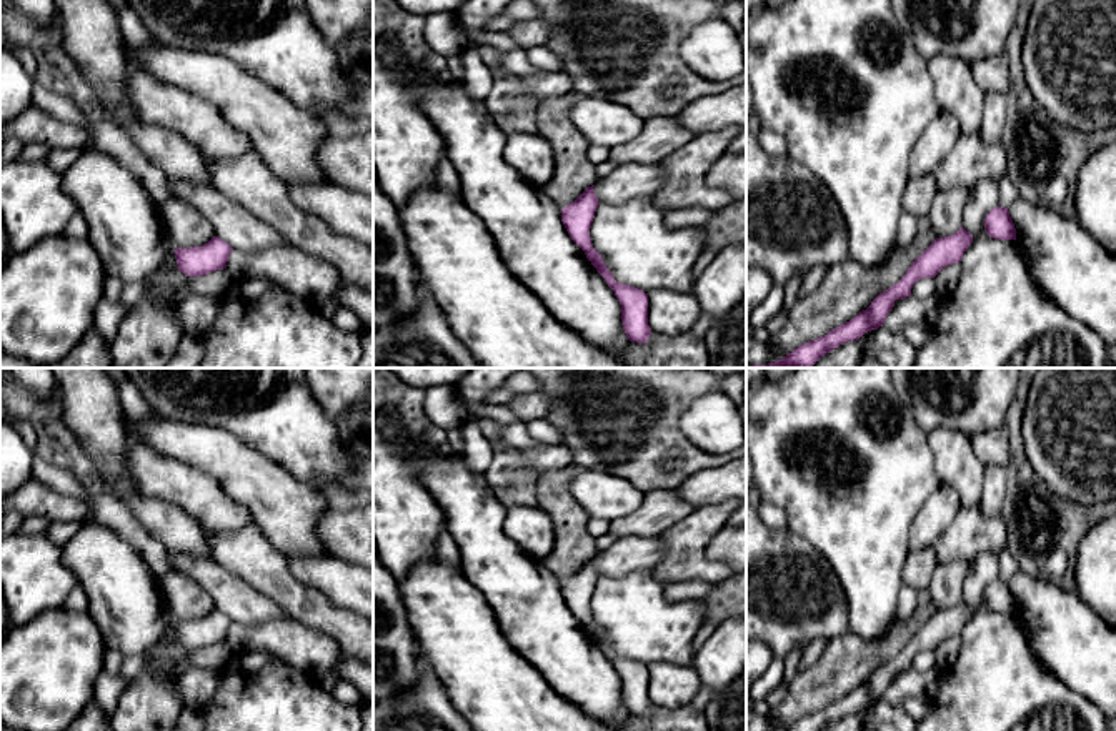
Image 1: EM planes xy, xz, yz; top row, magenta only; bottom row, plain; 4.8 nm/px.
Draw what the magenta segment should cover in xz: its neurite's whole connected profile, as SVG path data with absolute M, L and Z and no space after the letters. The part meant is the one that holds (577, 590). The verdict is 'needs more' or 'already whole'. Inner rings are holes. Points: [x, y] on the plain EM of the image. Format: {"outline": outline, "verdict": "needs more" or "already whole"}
{"outline": "M595 558L588 559L575 574L561 581L561 594L570 611L585 624L586 631L615 664L621 678L621 694L628 713L646 716L651 708L648 698L648 666L618 656L606 641L601 628L591 618L590 601L600 578L593 559Z", "verdict": "already whole"}

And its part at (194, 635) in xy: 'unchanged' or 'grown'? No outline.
unchanged

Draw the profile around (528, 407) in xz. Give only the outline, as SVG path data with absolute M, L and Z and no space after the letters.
M541 391L520 393L506 405L520 421L545 420L548 415L548 398Z

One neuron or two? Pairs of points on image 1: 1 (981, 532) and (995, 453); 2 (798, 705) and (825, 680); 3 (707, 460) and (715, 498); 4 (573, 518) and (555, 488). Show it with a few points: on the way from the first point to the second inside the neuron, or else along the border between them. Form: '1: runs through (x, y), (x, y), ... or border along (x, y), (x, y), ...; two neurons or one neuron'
1: runs through (970, 512), (970, 475), (975, 470); one neuron
2: runs through (805, 698), (818, 686); one neuron
3: border along (728, 462), (705, 467), (675, 488); two neurons
4: runs through (567, 512), (555, 500), (555, 495); one neuron

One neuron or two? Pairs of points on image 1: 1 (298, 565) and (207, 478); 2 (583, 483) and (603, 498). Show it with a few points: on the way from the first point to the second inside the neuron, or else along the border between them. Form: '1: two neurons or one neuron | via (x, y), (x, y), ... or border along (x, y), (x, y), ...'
1: one neuron | via (277, 542), (230, 497)
2: one neuron | via (588, 488), (598, 493)

